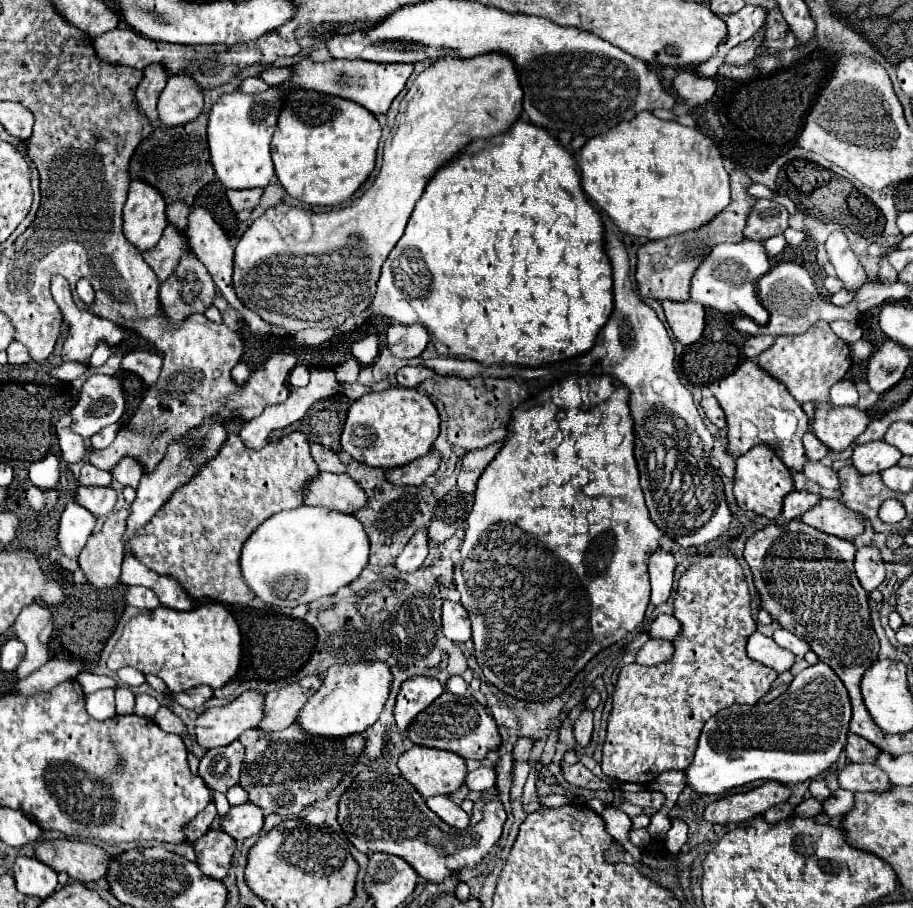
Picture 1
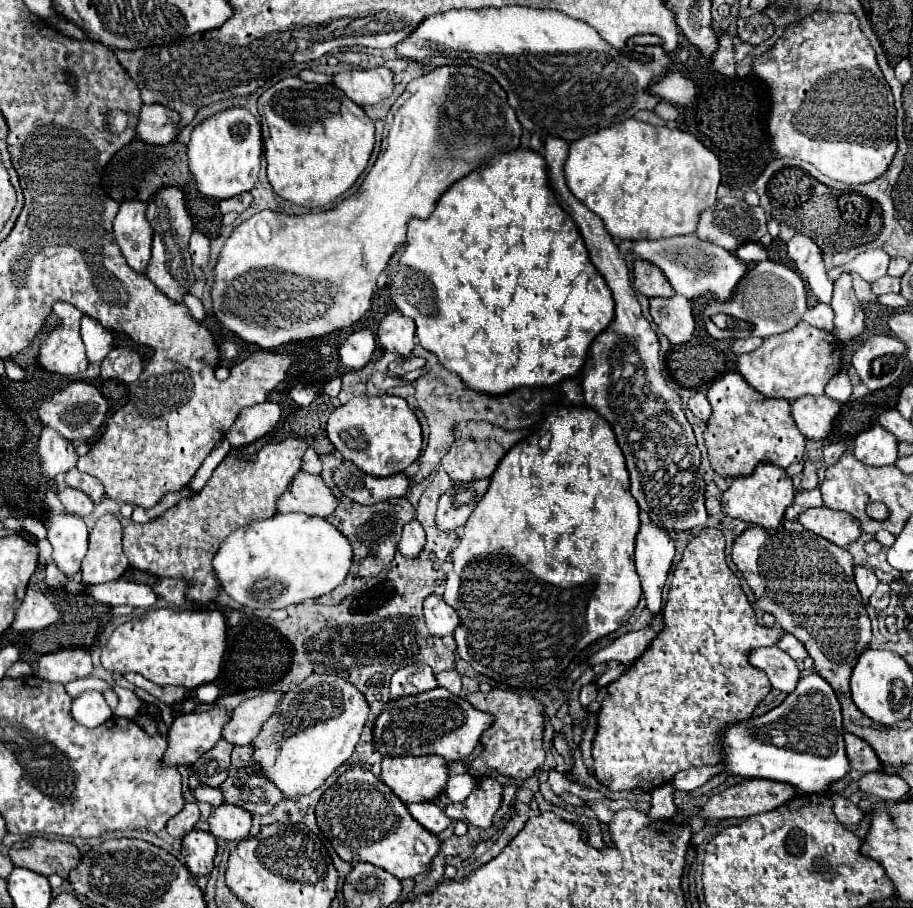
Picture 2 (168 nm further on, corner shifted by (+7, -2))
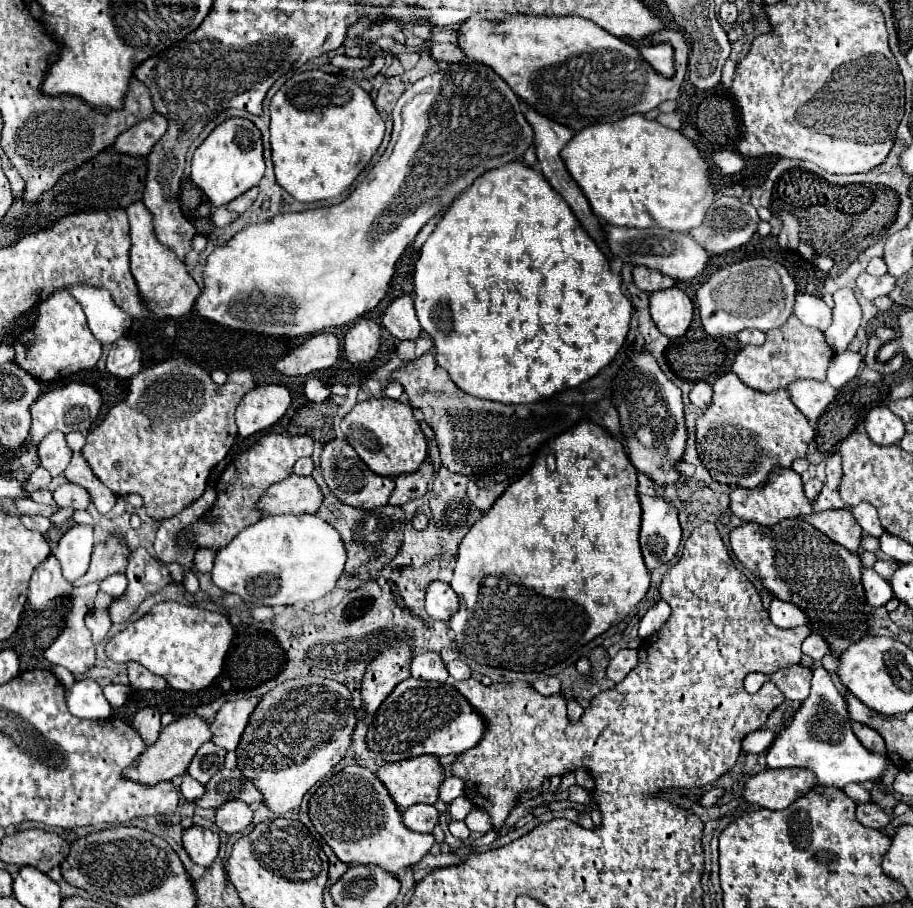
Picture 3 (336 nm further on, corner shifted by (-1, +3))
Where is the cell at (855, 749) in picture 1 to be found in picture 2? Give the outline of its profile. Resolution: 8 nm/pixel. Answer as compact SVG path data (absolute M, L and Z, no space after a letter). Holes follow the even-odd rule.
M845 734L845 750L847 750L849 764L853 770L871 772L871 770L881 768L881 760L877 758L873 748L865 740L861 740L853 734Z

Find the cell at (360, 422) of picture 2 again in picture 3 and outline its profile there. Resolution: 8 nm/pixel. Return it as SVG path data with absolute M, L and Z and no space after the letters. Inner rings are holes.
M369 397L367 401L357 403L343 417L341 429L365 465L381 477L393 479L401 473L413 473L427 459L425 435L407 403L393 401L389 397Z

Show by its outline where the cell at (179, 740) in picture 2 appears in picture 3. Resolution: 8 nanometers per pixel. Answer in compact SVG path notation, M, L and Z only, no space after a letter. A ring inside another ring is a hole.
M187 715L181 717L177 721L173 721L171 725L163 727L159 733L159 739L145 749L137 761L133 761L129 765L129 769L125 769L125 777L133 779L135 783L145 783L145 785L153 785L153 783L161 783L161 781L171 781L177 775L183 775L195 755L195 751L203 745L211 741L211 731L209 731L209 723L203 721L197 715Z

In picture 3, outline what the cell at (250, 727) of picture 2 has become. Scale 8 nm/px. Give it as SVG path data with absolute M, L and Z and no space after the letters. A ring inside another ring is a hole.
M257 697L253 699L237 699L237 701L227 701L217 715L209 721L211 727L211 741L225 749L225 751L233 751L239 745L241 733L249 721L249 715L253 713L255 705L257 705Z

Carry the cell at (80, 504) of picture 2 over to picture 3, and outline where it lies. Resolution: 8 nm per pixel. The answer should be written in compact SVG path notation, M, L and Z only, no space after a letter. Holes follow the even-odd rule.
M65 483L65 485L57 487L53 491L53 499L61 509L67 509L67 507L69 509L87 509L87 505L91 503L89 493L83 487L73 485L73 483Z

